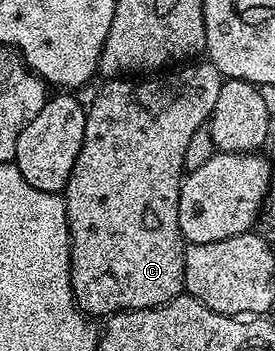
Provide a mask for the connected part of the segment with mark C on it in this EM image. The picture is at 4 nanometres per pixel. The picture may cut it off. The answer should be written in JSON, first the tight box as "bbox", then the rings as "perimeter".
{"bbox":[61,62,225,318],"perimeter":[[[191,62],[186,66],[176,67],[166,74],[155,74],[150,78],[108,79],[104,83],[107,85],[96,94],[95,101],[87,108],[85,138],[81,142],[81,154],[77,154],[77,162],[73,162],[73,174],[69,174],[69,182],[61,195],[67,207],[67,225],[71,231],[71,289],[75,295],[76,304],[84,313],[92,317],[106,318],[128,308],[155,308],[158,304],[168,304],[170,300],[176,300],[184,295],[185,241],[179,225],[179,191],[187,168],[185,150],[189,150],[189,138],[193,138],[193,130],[204,127],[210,121],[213,106],[217,106],[217,94],[221,94],[221,86],[225,79],[215,64],[195,63],[199,62]]]}

